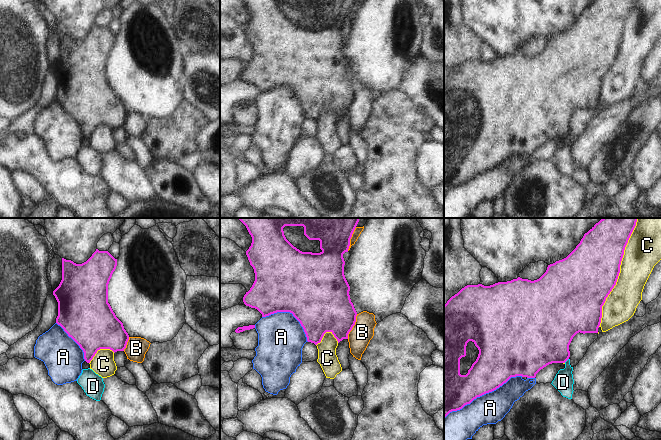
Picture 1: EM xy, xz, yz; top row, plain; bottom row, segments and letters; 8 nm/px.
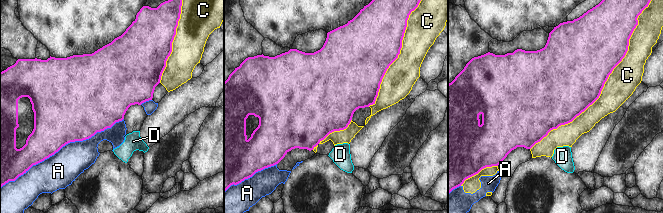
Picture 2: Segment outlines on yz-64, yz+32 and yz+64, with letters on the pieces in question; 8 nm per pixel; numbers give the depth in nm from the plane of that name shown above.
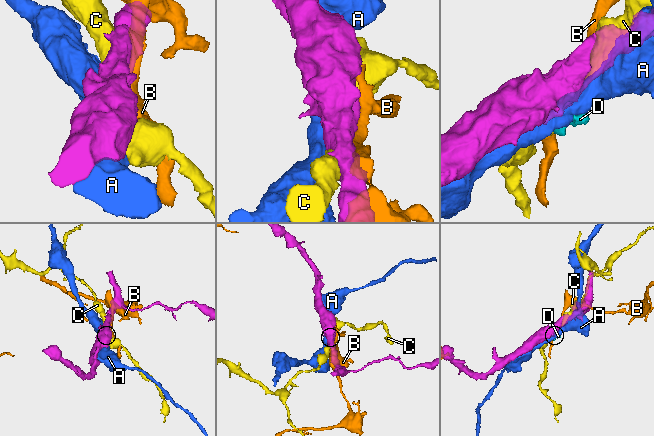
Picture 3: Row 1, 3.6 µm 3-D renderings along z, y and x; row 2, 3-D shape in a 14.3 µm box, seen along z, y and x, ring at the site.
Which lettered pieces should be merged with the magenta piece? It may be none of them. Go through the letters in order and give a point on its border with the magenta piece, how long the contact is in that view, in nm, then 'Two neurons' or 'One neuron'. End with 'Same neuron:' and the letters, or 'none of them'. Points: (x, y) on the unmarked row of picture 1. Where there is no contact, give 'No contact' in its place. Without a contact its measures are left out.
A: Touches magenta at yz (483, 170). Shared border 700 nm. Two neurons
B: Touches magenta at xz (353, 101). Shared border 220 nm. Two neurons
C: Touches magenta at yz (618, 51). Shared border 900 nm. Two neurons
D: Touches magenta at yz (566, 136). Shared border 50 nm. Two neurons
Same neuron: none of them

